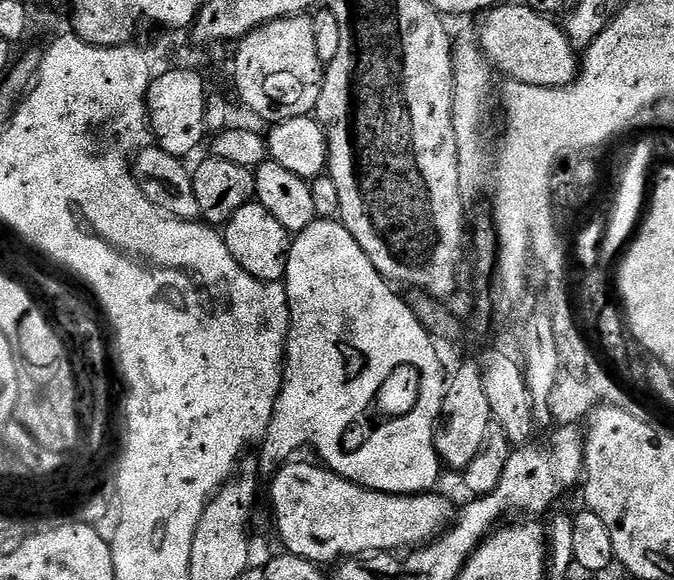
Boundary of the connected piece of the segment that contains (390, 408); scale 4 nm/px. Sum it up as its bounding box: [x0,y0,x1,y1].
[258,219,446,496]

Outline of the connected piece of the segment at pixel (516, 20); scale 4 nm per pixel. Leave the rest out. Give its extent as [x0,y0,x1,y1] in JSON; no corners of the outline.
[478,3,582,88]

